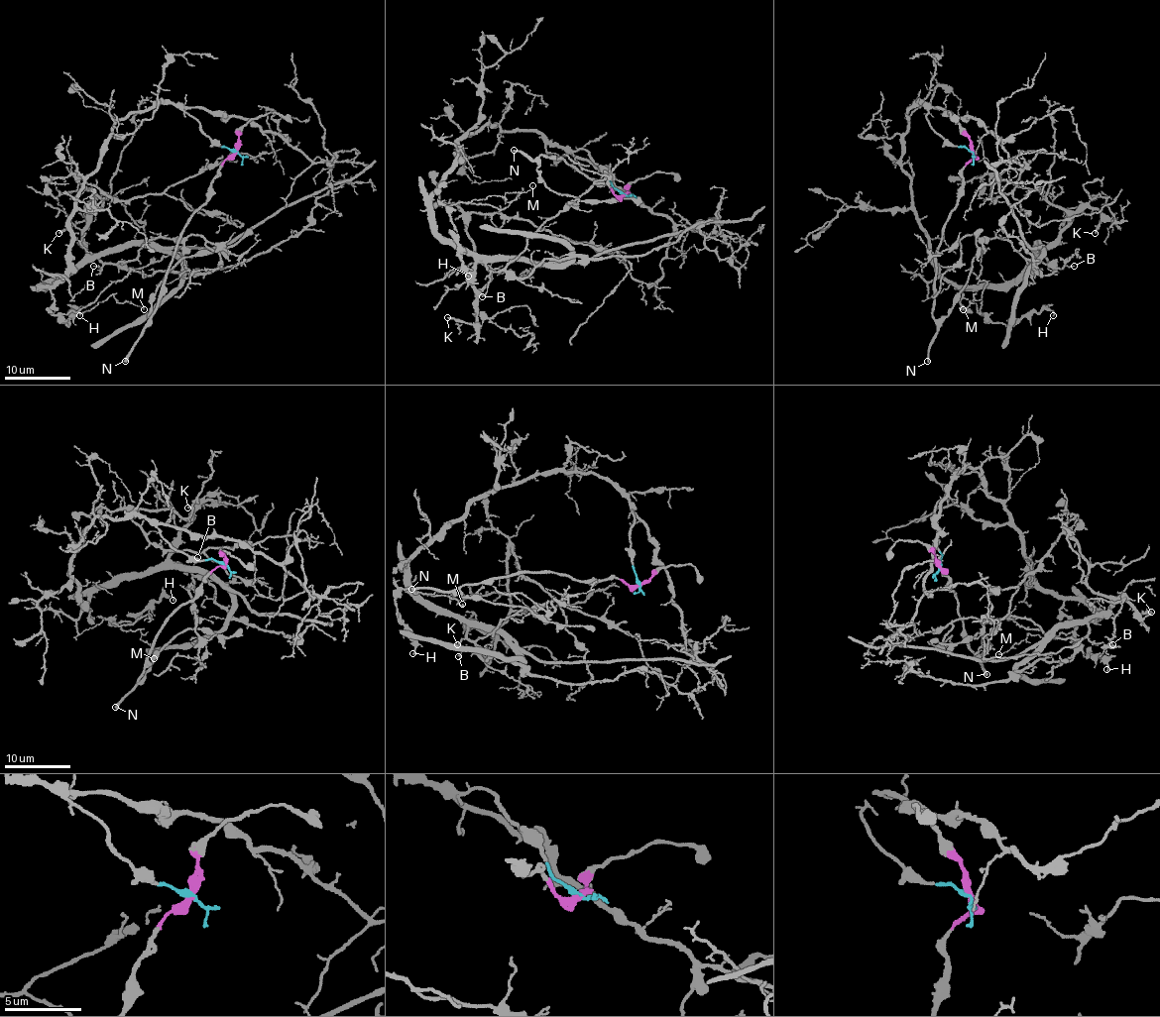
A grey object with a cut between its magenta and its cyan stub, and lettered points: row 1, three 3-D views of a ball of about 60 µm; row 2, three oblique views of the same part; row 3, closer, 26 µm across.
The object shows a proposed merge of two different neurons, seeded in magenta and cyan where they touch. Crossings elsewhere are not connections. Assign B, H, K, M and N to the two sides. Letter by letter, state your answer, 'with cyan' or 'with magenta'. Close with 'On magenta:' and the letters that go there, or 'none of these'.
B: with cyan
H: with cyan
K: with cyan
M: with cyan
N: with magenta
On magenta: N

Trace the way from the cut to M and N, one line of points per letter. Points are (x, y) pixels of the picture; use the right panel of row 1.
M: (972, 151), (952, 146), (922, 103), (909, 111), (900, 168), (929, 261), (983, 313), (974, 295), (964, 308)
N: (974, 151), (974, 158), (962, 170), (962, 195), (937, 250), (932, 312), (937, 335), (930, 343), (927, 362)

